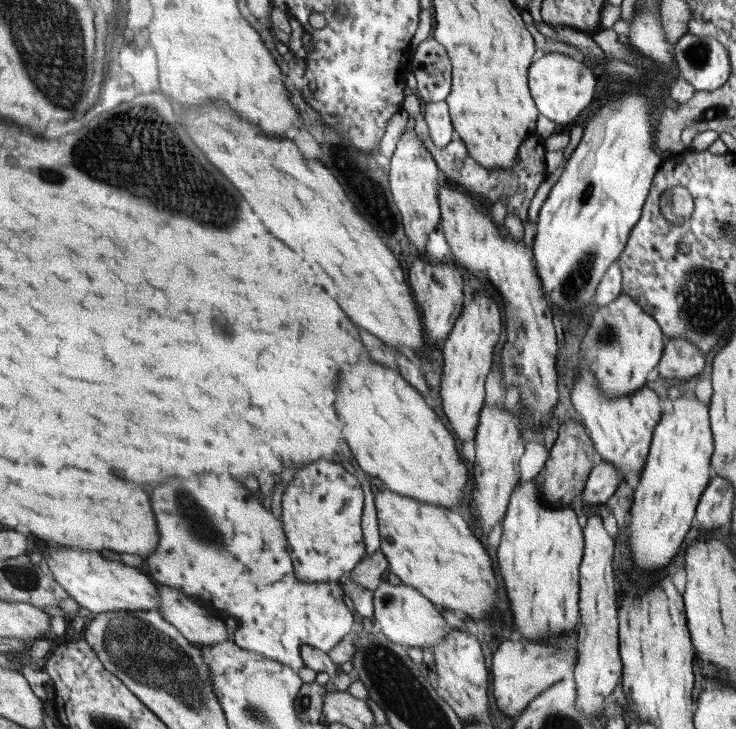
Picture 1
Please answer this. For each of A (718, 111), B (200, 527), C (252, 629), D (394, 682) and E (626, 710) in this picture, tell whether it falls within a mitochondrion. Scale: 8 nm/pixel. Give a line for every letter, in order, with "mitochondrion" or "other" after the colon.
A: mitochondrion
B: mitochondrion
C: other
D: mitochondrion
E: other

